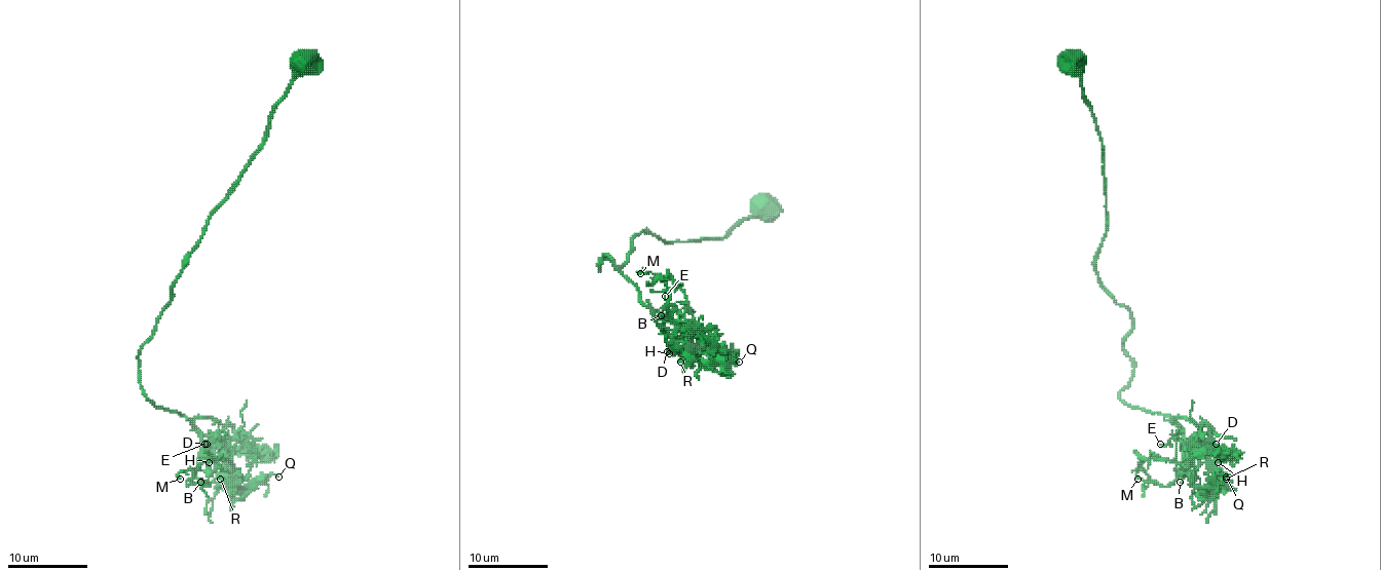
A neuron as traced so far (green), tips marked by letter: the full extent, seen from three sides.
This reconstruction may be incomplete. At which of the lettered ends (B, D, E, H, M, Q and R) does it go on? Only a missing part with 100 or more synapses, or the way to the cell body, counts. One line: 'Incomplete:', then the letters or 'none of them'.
Incomplete: none of them

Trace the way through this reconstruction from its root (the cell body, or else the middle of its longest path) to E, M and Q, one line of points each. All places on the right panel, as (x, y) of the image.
E: (1130, 314), (1131, 330), (1124, 348), (1133, 376), (1120, 398), (1166, 414), (1186, 439), (1194, 439), (1160, 444)
M: (1130, 314), (1124, 348), (1133, 376), (1120, 398), (1166, 414), (1188, 456), (1182, 462), (1146, 458), (1137, 479)
Q: (1130, 314), (1124, 348), (1133, 376), (1120, 398), (1173, 422), (1196, 486), (1226, 477)

